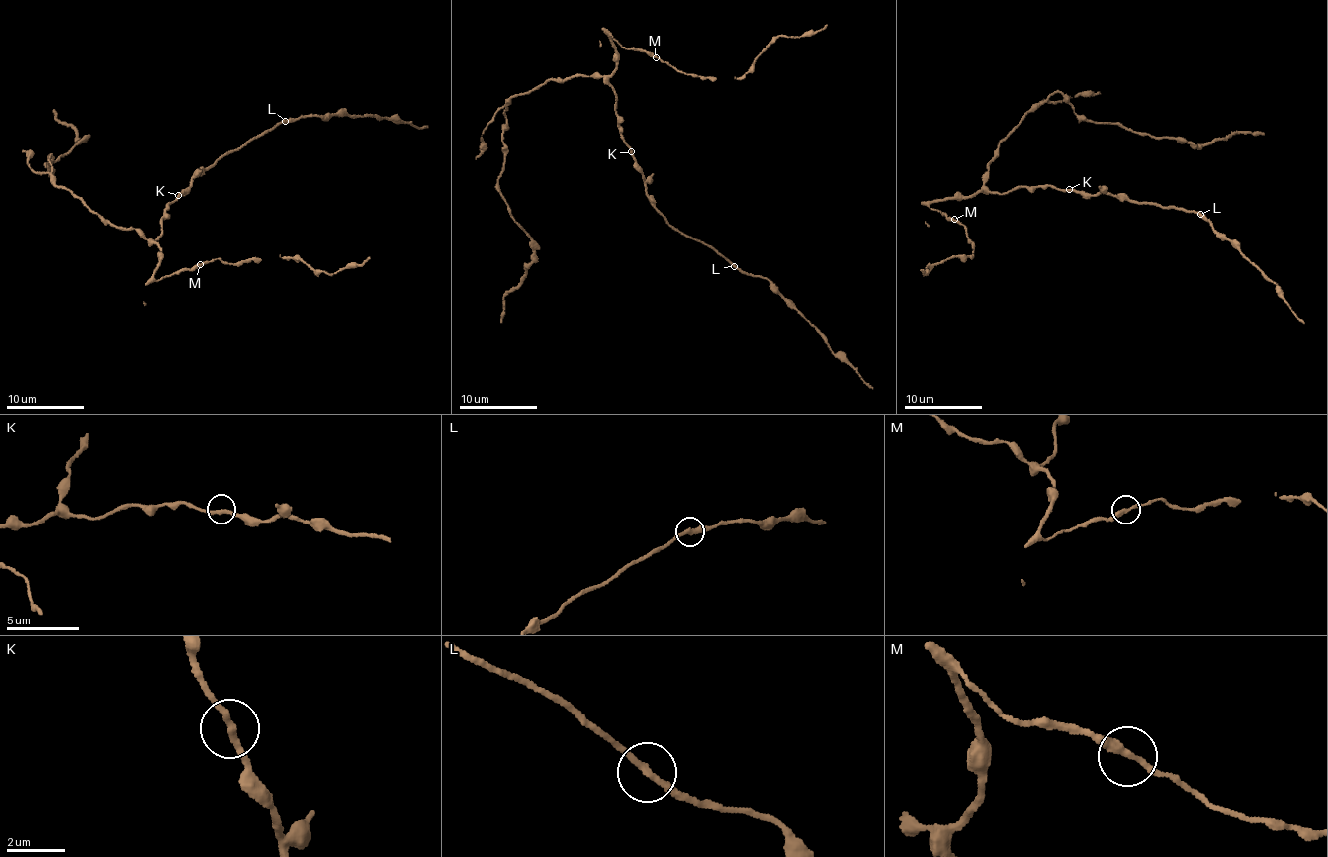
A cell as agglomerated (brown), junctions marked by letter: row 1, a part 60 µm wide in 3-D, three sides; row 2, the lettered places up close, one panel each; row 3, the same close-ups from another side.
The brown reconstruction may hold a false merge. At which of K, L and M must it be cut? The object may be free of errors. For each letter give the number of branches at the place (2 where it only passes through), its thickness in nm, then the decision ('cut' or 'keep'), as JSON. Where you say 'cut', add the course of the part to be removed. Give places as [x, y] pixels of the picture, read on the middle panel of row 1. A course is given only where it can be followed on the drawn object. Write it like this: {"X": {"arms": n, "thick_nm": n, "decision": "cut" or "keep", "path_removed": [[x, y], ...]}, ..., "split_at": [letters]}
{"K": {"arms": 2, "thick_nm": 240, "decision": "keep"}, "L": {"arms": 2, "thick_nm": 240, "decision": "keep"}, "M": {"arms": 2, "thick_nm": 240, "decision": "keep"}, "split_at": []}

